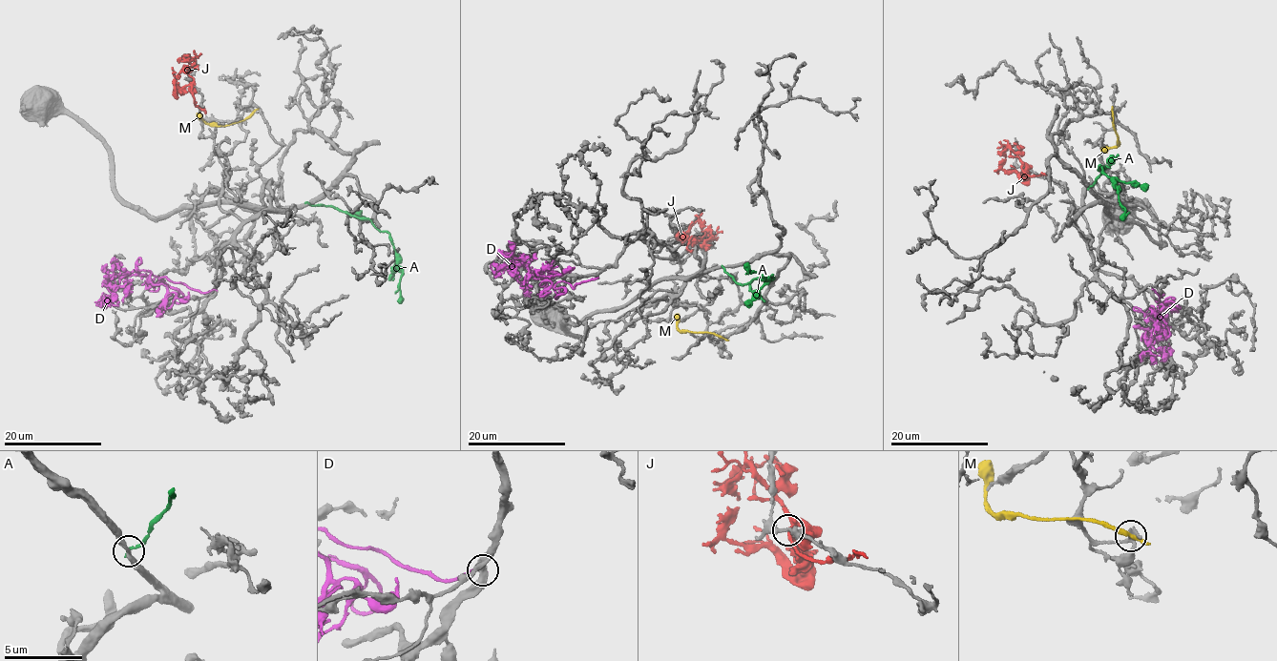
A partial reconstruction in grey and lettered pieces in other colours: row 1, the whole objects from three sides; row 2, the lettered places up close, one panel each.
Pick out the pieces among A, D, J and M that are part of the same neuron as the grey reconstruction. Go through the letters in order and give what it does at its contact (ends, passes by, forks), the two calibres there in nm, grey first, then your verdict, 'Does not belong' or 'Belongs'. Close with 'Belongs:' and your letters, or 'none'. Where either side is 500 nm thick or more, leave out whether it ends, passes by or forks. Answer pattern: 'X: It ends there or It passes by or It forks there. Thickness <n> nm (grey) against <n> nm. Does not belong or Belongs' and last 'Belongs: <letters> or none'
A: It ends there. Thickness 320 nm (grey) against 170 nm. Does not belong
D: It ends there. Thickness 360 nm (grey) against 220 nm. Does not belong
J: It forks there. Thickness 240 nm (grey) against 300 nm. Does not belong
M: It ends there. Thickness 280 nm (grey) against 360 nm. Does not belong
Belongs: none

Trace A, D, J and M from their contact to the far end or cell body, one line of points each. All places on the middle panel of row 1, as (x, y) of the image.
A: (723, 267), (743, 285), (754, 278), (774, 278), (750, 273), (745, 263)
D: (597, 278), (575, 287), (561, 280), (546, 290), (542, 278), (512, 260), (502, 265), (502, 278)
J: (696, 237), (685, 237), (681, 234), (688, 231), (702, 213)
M: (722, 338), (707, 332), (683, 332), (677, 326), (679, 314)

